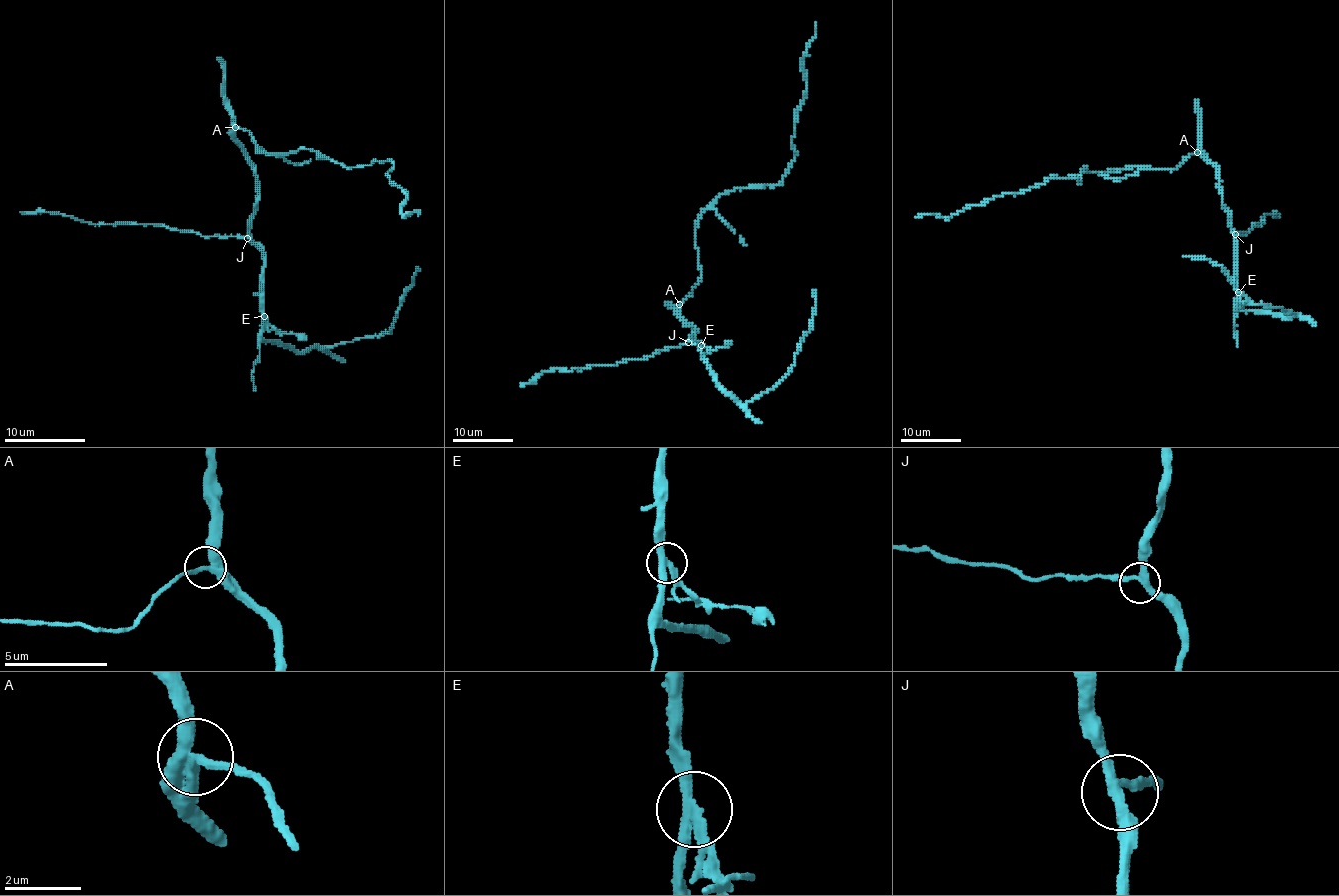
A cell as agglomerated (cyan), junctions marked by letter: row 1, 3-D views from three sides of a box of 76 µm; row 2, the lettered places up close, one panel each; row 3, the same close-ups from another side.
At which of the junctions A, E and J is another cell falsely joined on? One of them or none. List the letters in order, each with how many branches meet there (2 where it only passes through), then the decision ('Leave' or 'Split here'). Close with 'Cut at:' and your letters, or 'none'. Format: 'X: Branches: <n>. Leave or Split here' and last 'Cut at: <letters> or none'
A: Branches: 3. Leave
E: Branches: 3. Split here
J: Branches: 3. Leave
Cut at: E

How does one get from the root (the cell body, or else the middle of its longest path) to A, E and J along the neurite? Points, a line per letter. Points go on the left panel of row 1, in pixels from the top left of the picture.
A: (239, 143), (235, 139), (235, 127)
E: (239, 143), (256, 177), (258, 204), (251, 216), (249, 234), (264, 259), (264, 315)
J: (239, 143), (253, 171), (258, 194), (247, 238)

